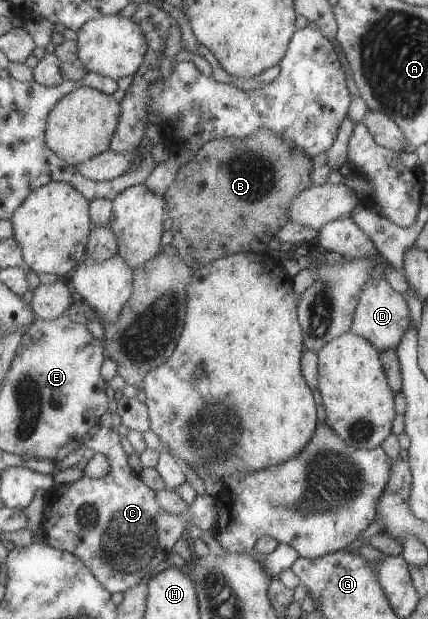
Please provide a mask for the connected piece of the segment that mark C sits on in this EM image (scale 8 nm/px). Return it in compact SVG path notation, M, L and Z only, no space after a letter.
M105 412L84 437L84 445L93 451L107 455L111 471L107 477L93 479L83 476L70 484L54 484L47 492L42 511L42 530L47 543L57 549L78 557L91 570L99 583L109 593L124 593L143 581L145 575L173 553L173 545L181 537L187 525L197 525L202 530L214 530L217 523L217 501L207 494L197 494L195 501L188 505L187 511L181 515L171 515L161 509L156 498L156 491L149 489L140 474L133 471L127 462L127 453L119 442L119 432L122 421L117 412Z

